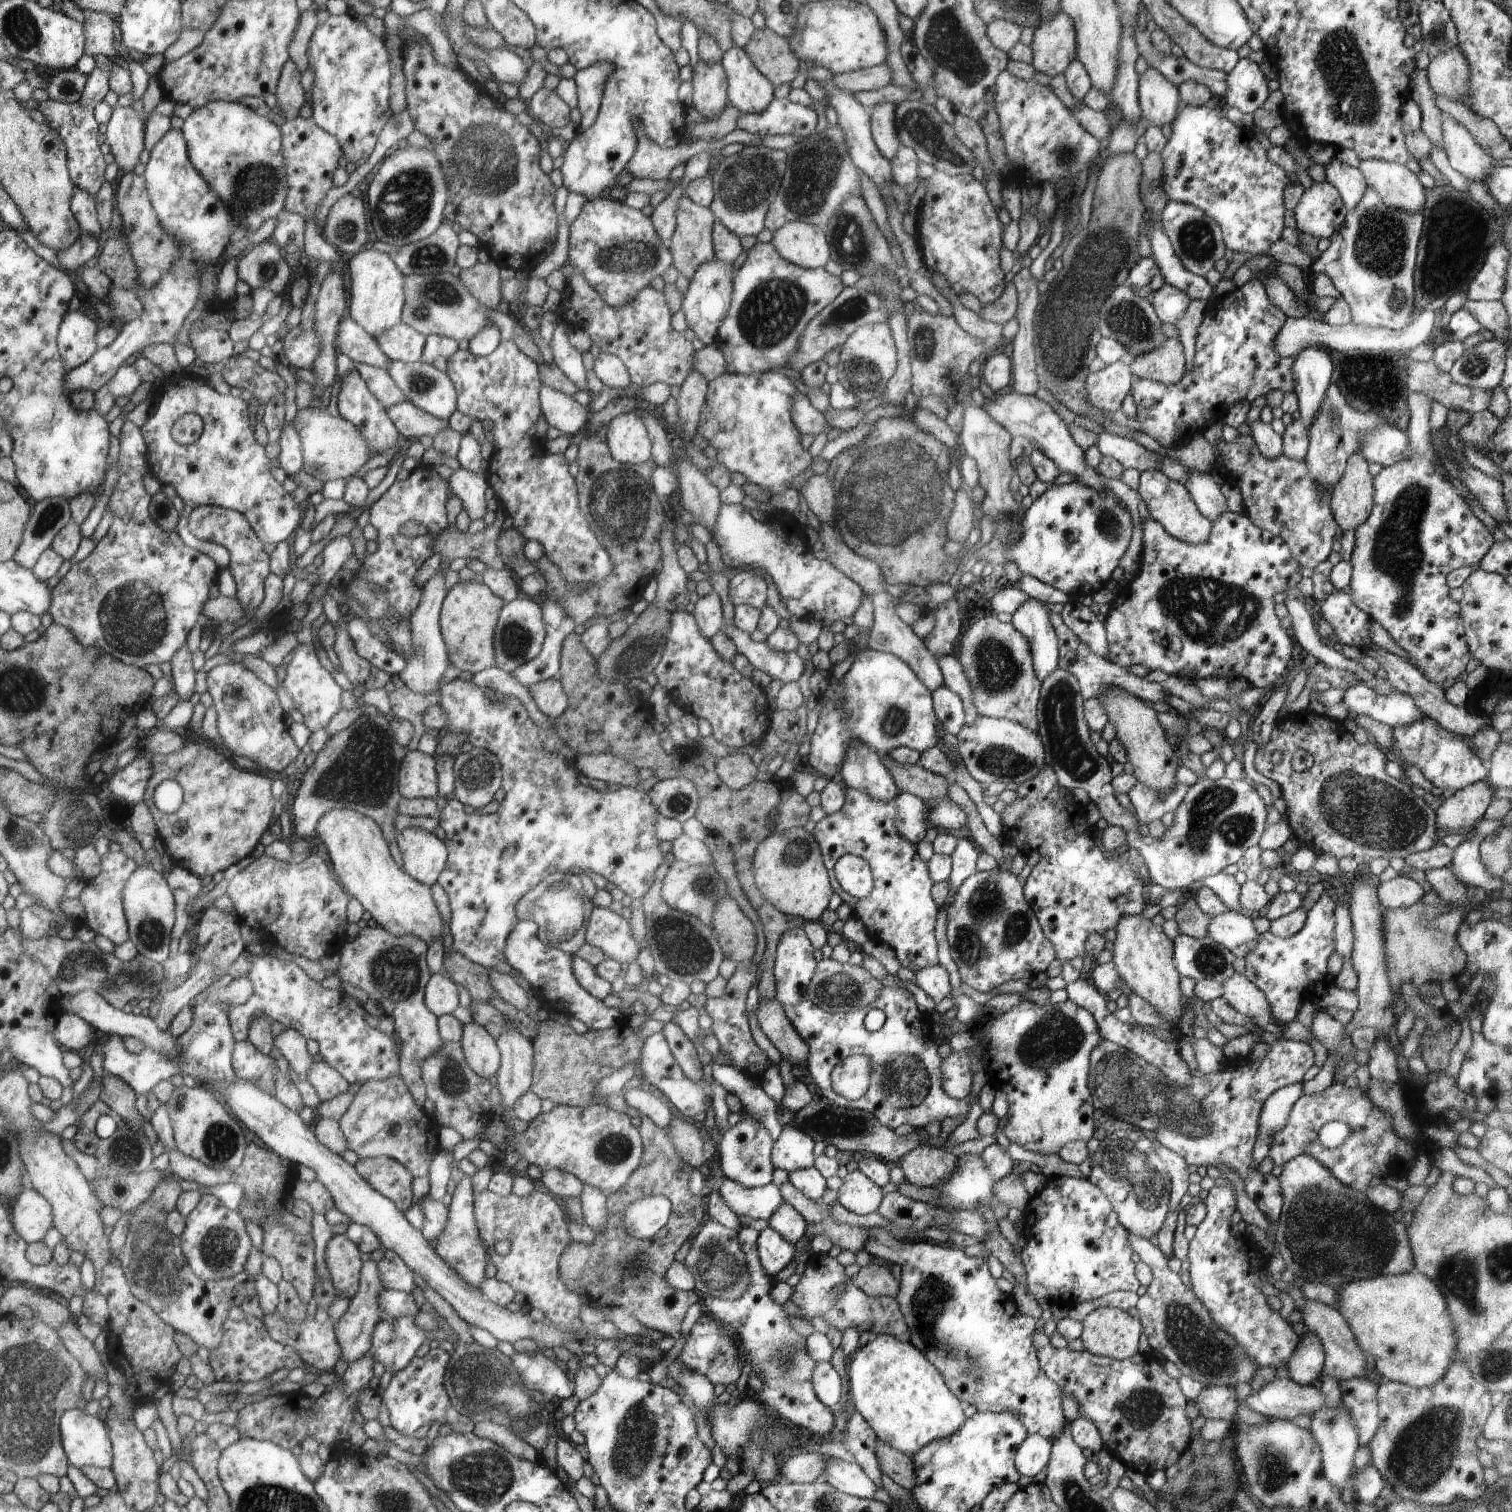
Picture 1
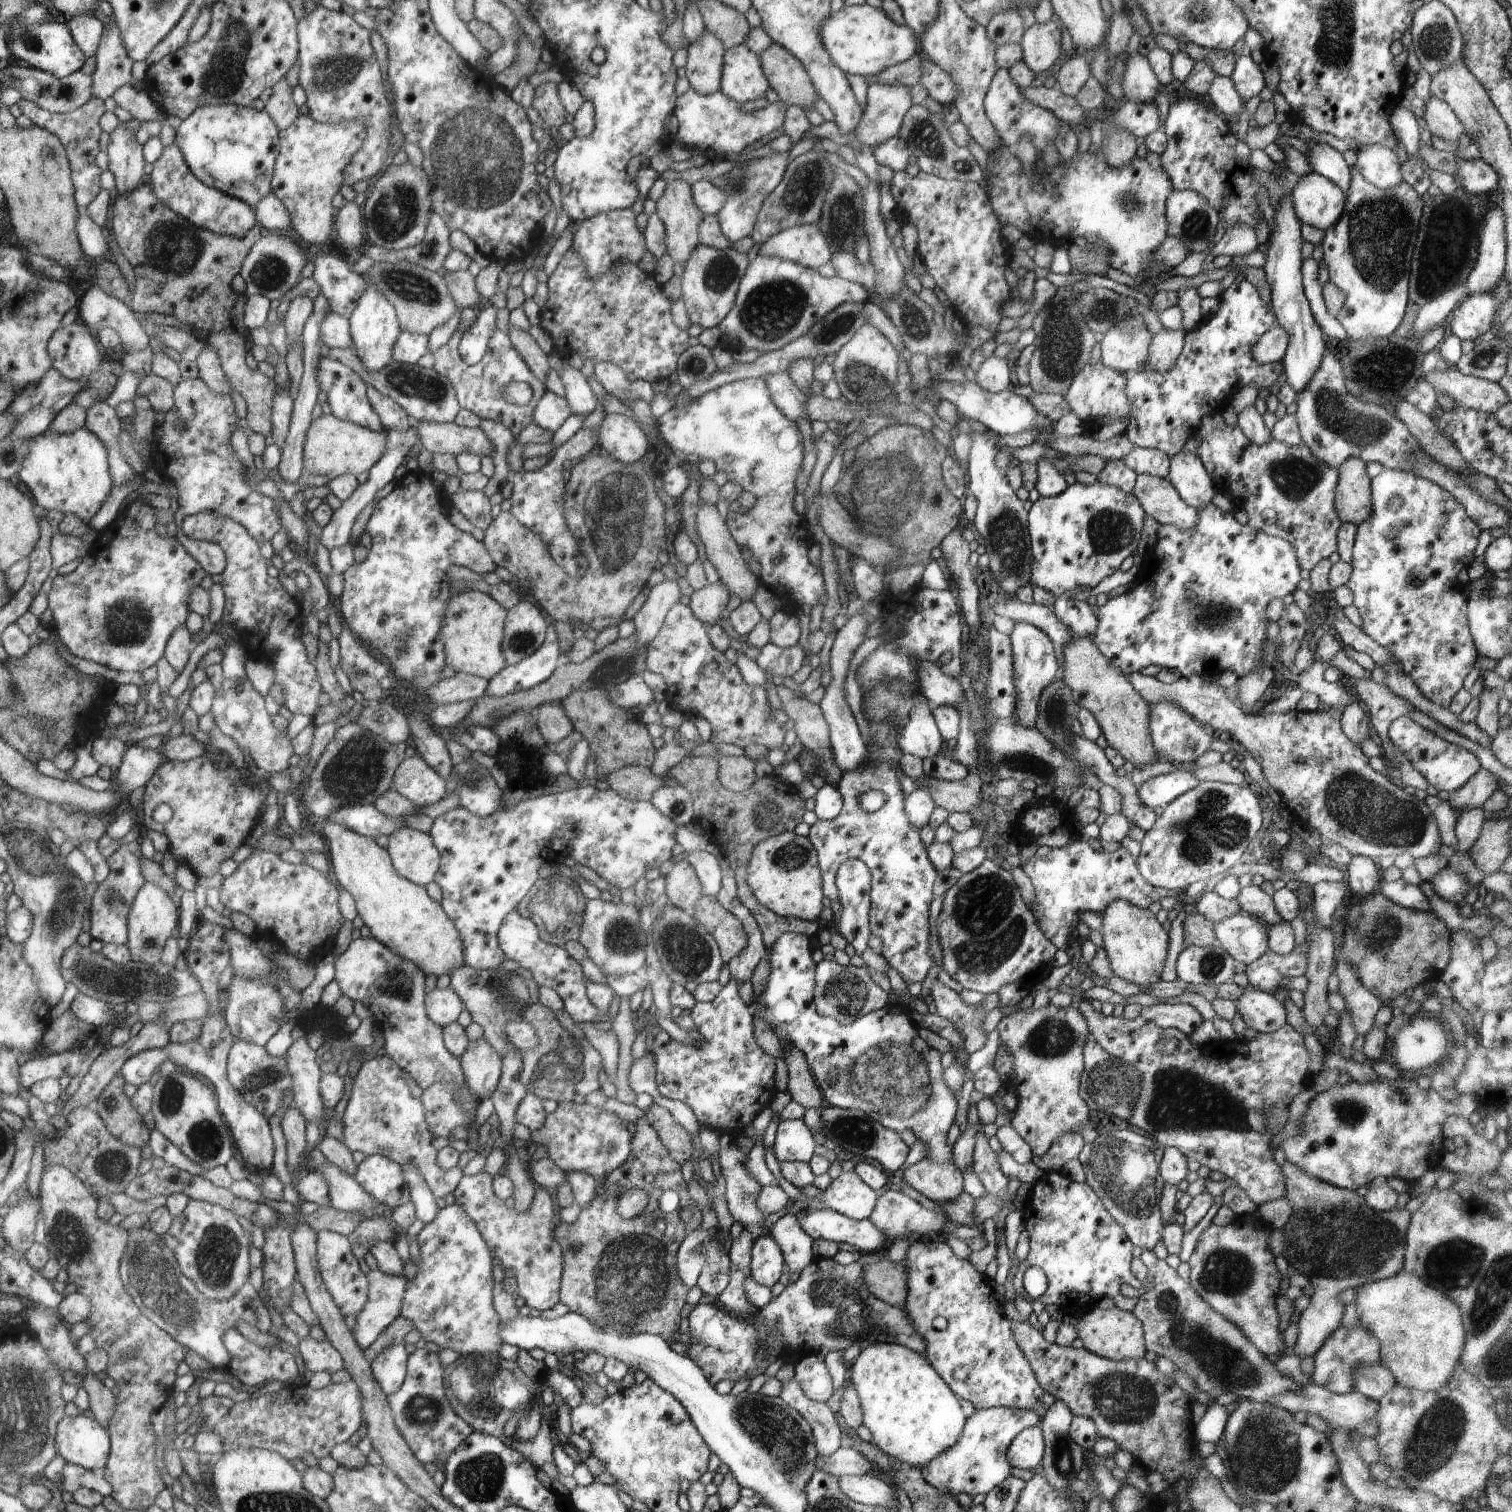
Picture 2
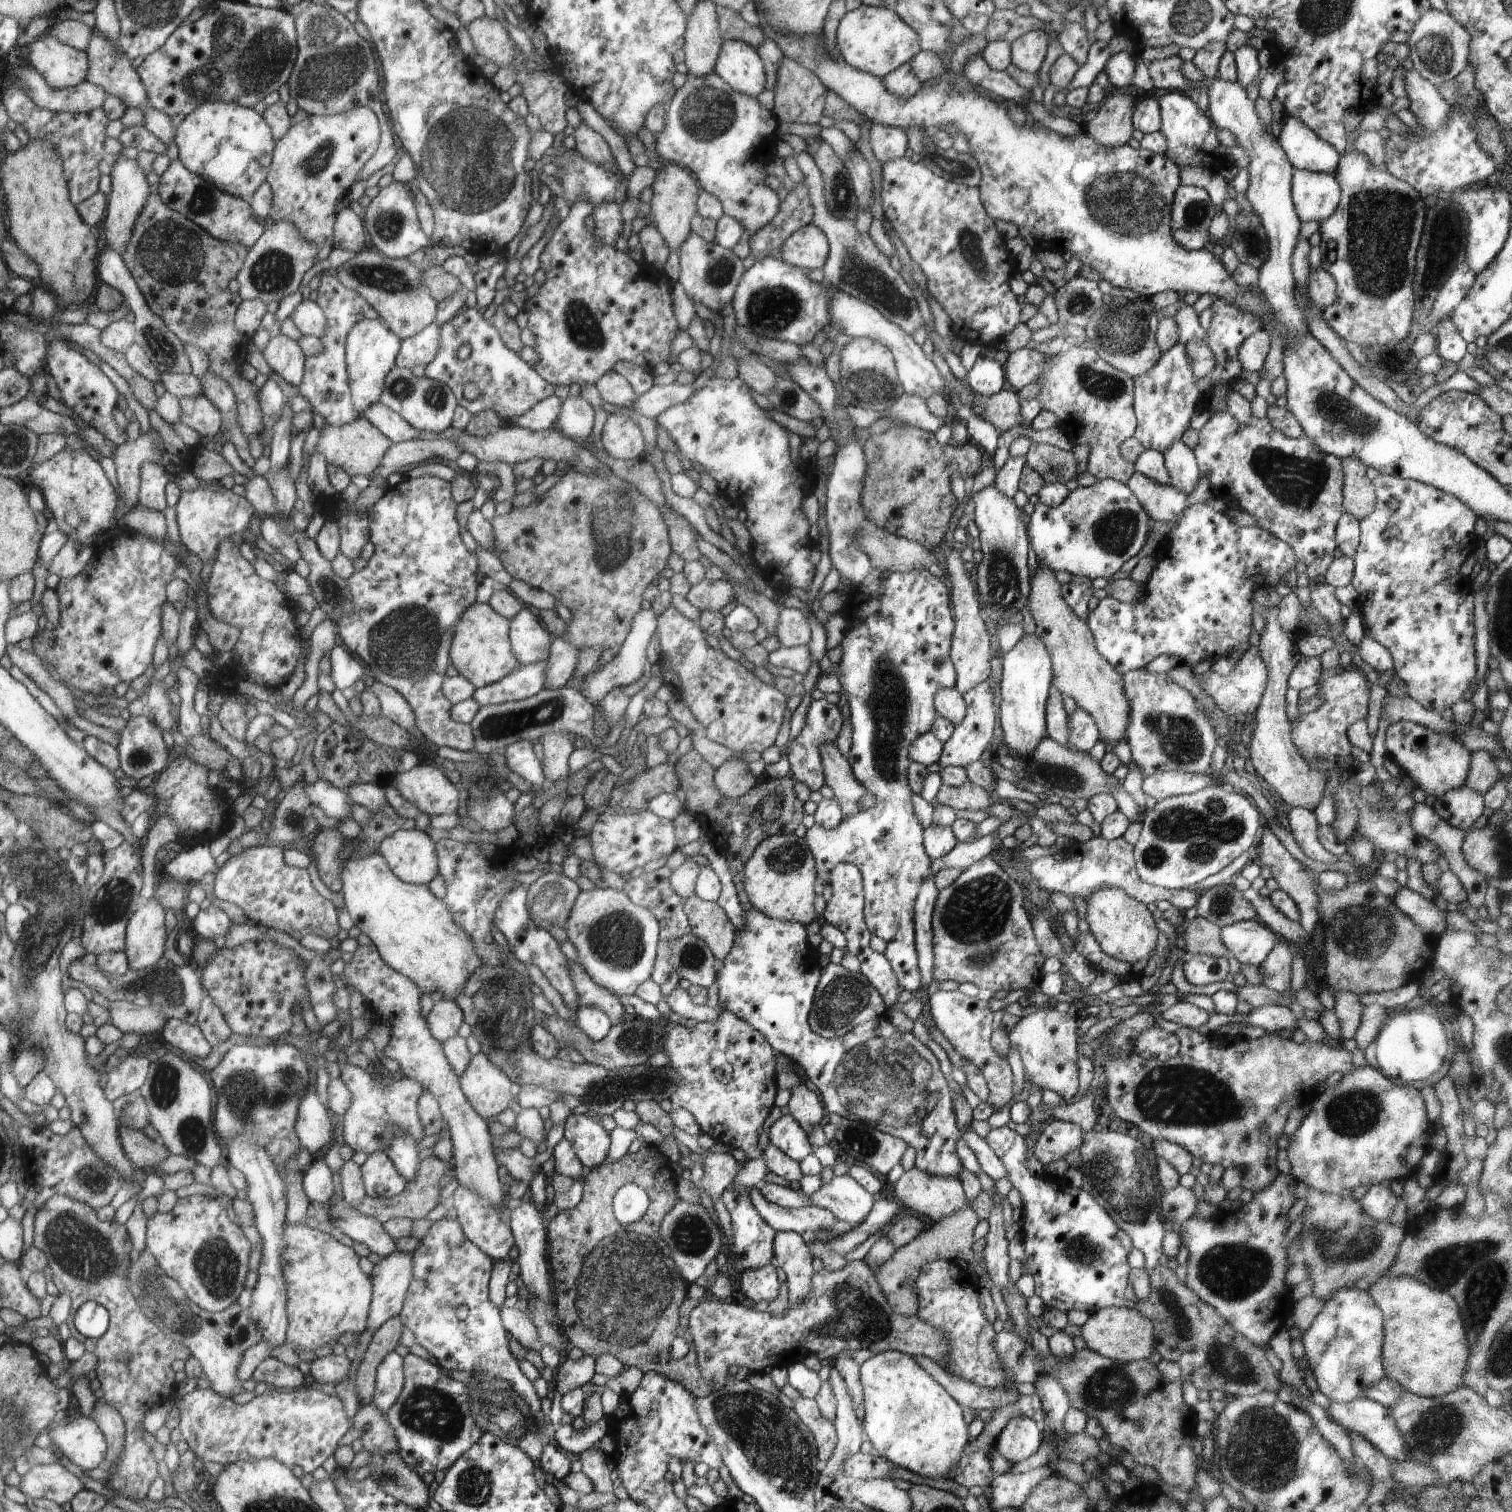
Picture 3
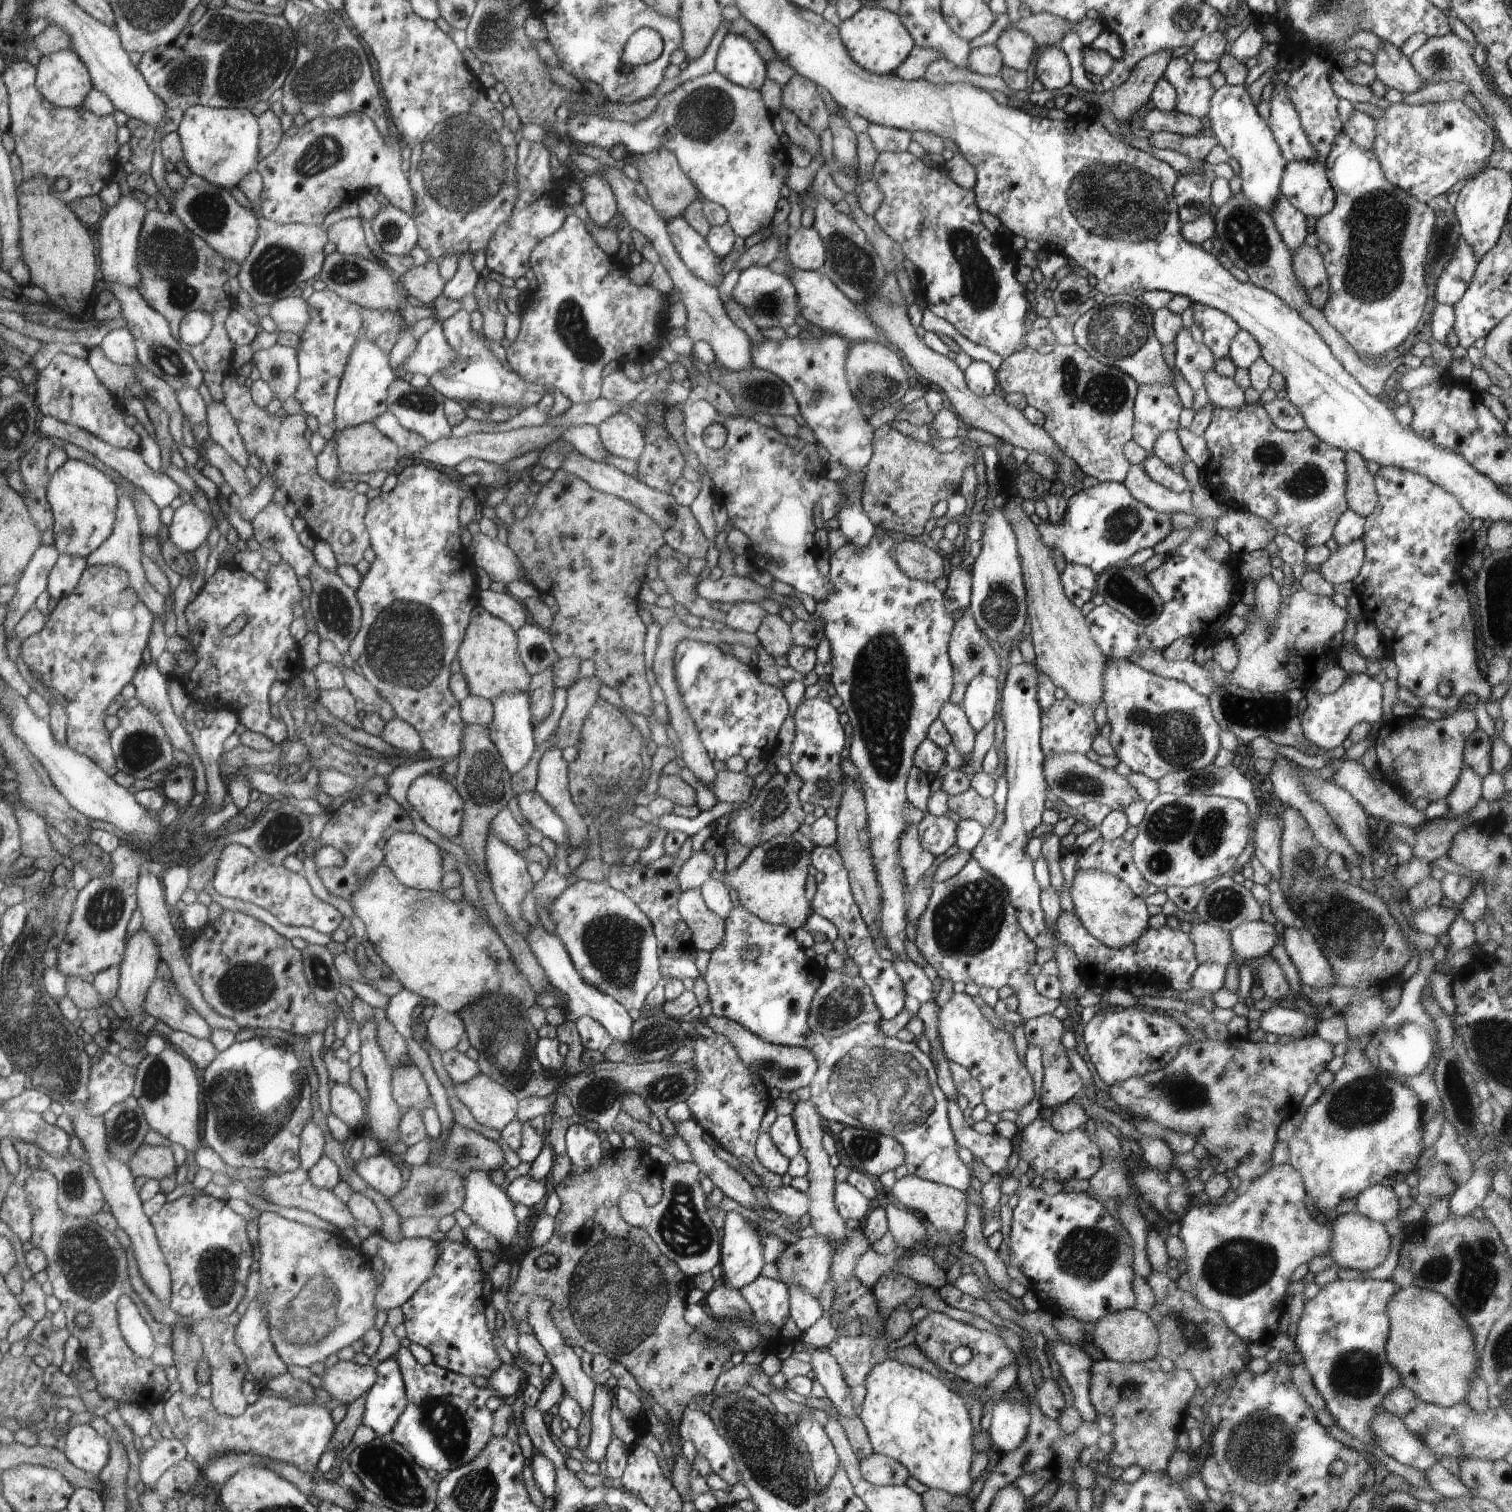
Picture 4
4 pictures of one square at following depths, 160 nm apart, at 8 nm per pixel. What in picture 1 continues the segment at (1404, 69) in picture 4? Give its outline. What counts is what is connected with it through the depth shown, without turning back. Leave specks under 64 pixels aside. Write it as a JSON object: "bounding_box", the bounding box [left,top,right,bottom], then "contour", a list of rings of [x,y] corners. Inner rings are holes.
{"bounding_box":[1442,114,1497,184],"contour":[[[1444,114],[1442,134],[1443,148],[1452,168],[1467,180],[1484,184],[1484,180],[1497,167],[1492,163],[1494,158],[1486,153],[1463,125],[1448,114]]]}

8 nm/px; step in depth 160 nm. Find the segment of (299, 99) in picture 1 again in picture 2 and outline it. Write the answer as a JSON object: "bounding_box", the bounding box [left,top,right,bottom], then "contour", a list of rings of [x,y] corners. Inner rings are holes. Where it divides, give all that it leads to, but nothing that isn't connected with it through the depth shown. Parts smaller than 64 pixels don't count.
{"bounding_box":[263,79,298,129],"contour":[[[284,79],[278,81],[273,87],[273,94],[263,108],[280,127],[287,129],[298,119],[298,106],[292,102],[292,87]]]}

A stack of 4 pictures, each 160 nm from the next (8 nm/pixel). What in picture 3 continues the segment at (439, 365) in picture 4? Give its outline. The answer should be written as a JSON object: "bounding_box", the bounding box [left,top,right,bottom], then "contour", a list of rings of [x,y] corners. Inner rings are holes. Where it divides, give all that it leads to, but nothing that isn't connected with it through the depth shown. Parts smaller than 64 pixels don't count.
{"bounding_box":[396,321,442,370],"contour":[[[434,321],[425,326],[417,335],[402,340],[396,367],[412,370],[414,366],[426,366],[435,360],[441,348],[442,327]]]}

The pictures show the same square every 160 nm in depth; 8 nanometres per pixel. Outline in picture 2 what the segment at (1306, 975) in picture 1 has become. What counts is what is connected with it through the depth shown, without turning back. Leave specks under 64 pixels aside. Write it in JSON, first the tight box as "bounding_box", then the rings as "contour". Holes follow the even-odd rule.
{"bounding_box":[1245,881,1348,1002],"contour":[[[1320,881],[1311,886],[1311,896],[1313,897],[1313,911],[1317,916],[1315,921],[1321,924],[1321,927],[1328,927],[1331,929],[1332,918],[1336,908],[1340,906],[1340,902],[1344,900],[1344,896],[1348,894],[1348,885],[1344,881]],[[1309,932],[1305,941],[1290,954],[1279,955],[1268,949],[1268,952],[1247,965],[1245,973],[1250,986],[1262,988],[1283,1002],[1283,996],[1289,997],[1290,991],[1285,984],[1285,978],[1302,977],[1306,972],[1308,943]]]}

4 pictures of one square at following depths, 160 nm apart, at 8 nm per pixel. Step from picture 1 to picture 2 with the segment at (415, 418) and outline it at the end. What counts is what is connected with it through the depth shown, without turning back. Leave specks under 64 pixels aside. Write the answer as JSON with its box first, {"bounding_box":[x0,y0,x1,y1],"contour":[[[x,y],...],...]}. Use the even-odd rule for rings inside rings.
{"bounding_box":[409,416,494,458],"contour":[[[409,416],[411,428],[417,430],[419,447],[433,453],[452,455],[456,458],[461,452],[478,456],[491,456],[494,452],[492,441],[480,427],[459,427],[456,423],[429,423]]]}

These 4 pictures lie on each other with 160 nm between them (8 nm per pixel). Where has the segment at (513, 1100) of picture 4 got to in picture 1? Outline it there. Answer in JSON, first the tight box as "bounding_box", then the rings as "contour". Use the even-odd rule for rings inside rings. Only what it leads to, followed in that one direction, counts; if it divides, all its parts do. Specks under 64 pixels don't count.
{"bounding_box":[462,1022,501,1080],"contour":[[[471,1022],[462,1026],[463,1054],[467,1064],[482,1078],[490,1080],[498,1073],[501,1054],[496,1044],[496,1039],[490,1036],[490,1032]]]}

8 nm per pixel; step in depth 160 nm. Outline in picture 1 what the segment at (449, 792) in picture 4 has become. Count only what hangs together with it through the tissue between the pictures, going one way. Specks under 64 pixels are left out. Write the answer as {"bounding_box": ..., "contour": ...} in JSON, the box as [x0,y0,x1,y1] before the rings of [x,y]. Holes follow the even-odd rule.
{"bounding_box":[398,750,439,799],"contour":[[[409,750],[401,763],[398,787],[404,798],[436,799],[439,786],[436,786],[434,756]]]}

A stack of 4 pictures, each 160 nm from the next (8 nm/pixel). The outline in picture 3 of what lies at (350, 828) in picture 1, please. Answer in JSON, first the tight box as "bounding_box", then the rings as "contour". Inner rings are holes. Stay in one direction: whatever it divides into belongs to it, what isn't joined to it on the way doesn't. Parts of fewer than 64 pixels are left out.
{"bounding_box":[340,853,484,1001],"contour":[[[380,853],[351,858],[340,878],[343,880],[342,898],[354,924],[370,937],[383,961],[416,982],[424,994],[442,992],[445,1001],[454,1001],[472,974],[484,966],[484,958],[477,953],[471,934],[456,922],[444,899],[434,896],[428,884],[405,883]]]}

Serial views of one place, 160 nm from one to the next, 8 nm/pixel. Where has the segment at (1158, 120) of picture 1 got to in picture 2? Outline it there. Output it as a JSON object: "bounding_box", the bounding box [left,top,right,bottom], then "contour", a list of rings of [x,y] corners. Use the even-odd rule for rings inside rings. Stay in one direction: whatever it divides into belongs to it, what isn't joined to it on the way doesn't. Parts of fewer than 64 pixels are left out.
{"bounding_box":[1121,33,1159,102],"contour":[[[1132,33],[1123,59],[1126,60],[1121,86],[1126,98],[1134,102],[1154,102],[1159,93],[1159,80],[1152,70],[1147,57],[1138,53],[1140,36]]]}

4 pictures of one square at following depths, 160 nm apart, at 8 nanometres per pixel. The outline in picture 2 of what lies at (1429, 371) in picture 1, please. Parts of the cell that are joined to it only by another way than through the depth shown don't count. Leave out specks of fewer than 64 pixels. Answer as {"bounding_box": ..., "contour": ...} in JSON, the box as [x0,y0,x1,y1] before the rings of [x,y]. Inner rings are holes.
{"bounding_box":[1422,371,1511,413],"contour":[[[1434,371],[1424,374],[1422,379],[1426,379],[1437,393],[1448,394],[1456,404],[1464,408],[1495,413],[1501,406],[1511,401],[1499,382],[1465,375],[1460,371]]]}

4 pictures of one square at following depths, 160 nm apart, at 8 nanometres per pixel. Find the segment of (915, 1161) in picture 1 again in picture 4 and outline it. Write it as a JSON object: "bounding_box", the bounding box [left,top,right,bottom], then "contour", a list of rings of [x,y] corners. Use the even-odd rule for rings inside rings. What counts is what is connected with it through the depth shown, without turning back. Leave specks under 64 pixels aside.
{"bounding_box":[887,1174,969,1233],"contour":[[[908,1174],[901,1179],[897,1179],[894,1186],[887,1192],[892,1198],[896,1198],[905,1209],[911,1212],[914,1210],[922,1212],[932,1230],[949,1233],[964,1232],[969,1203],[965,1192]]]}

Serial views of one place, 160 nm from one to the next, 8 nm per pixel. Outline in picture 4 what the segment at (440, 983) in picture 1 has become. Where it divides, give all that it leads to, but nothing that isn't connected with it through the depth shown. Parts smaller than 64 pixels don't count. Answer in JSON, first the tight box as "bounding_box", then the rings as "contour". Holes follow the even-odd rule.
{"bounding_box":[427,1012,466,1052],"contour":[[[436,1012],[427,1027],[427,1040],[440,1052],[446,1052],[456,1047],[462,1038],[466,1038],[465,1024],[459,1014]]]}

